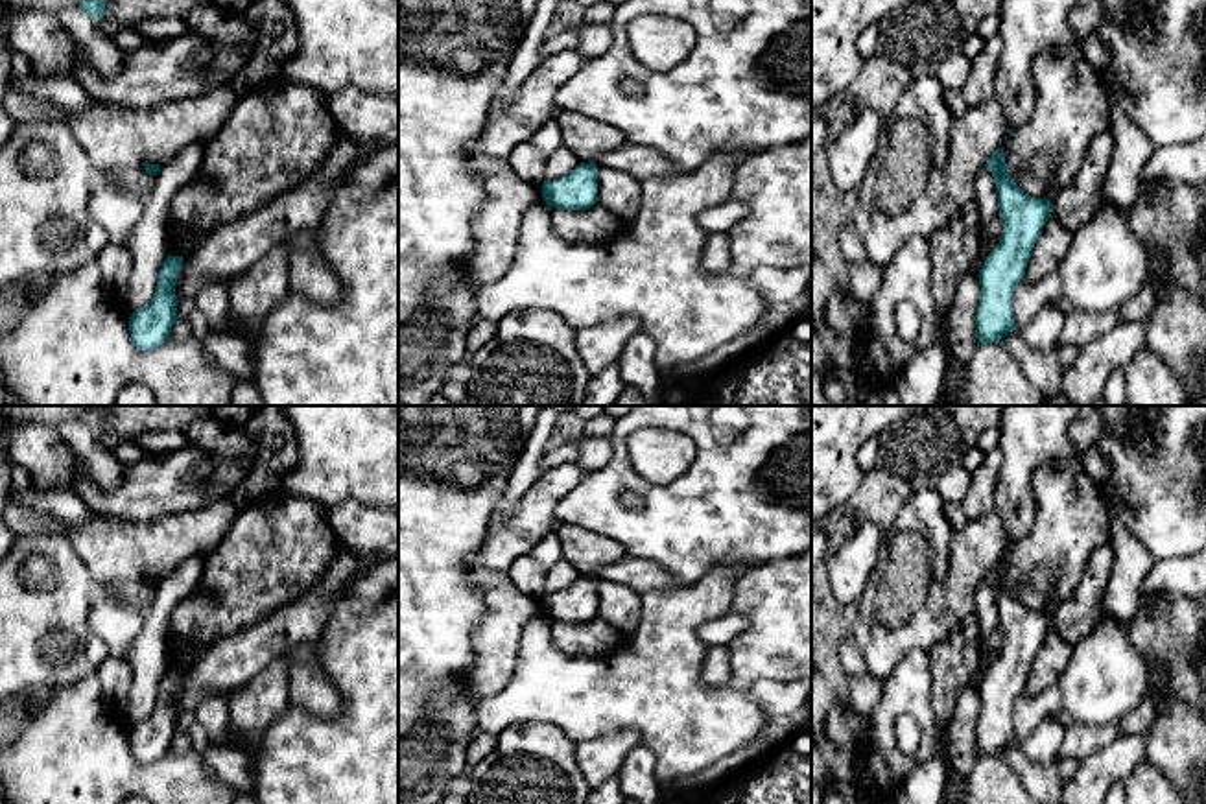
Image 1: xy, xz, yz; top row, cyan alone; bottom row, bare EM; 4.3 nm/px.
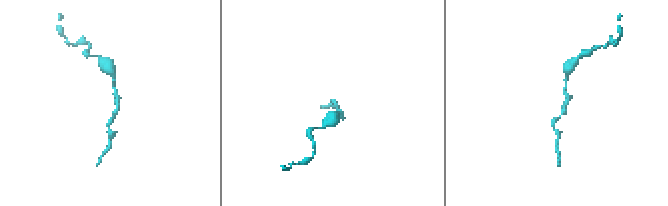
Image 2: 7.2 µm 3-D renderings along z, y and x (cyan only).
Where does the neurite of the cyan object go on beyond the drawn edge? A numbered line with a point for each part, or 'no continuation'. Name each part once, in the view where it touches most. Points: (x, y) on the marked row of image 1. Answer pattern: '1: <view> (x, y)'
no continuation

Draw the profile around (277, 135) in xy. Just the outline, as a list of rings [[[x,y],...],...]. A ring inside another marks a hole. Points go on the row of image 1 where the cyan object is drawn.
[[[278,77],[238,98],[232,114],[207,142],[197,175],[171,199],[164,227],[168,254],[181,256],[168,240],[168,225],[186,225],[201,238],[216,227],[240,219],[310,177],[332,151],[339,129],[328,96],[308,85]]]

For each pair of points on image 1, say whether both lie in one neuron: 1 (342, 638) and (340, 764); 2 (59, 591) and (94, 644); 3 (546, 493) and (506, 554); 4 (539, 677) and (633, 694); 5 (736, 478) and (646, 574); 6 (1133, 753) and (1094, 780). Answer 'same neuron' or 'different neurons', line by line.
1: same neuron
2: different neurons
3: same neuron
4: same neuron
5: different neurons
6: same neuron

